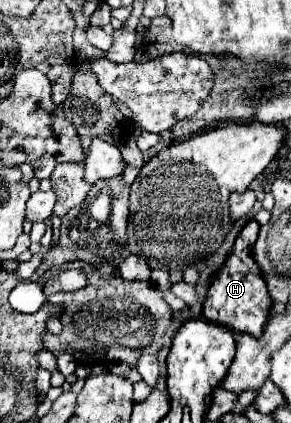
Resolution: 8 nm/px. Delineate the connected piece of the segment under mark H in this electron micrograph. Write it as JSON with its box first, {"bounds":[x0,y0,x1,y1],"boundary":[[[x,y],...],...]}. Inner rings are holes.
{"bounds":[202,219,272,337],"boundary":[[[252,219],[248,221],[242,231],[238,233],[226,263],[214,273],[210,275],[210,287],[204,299],[204,309],[202,315],[218,325],[224,325],[232,331],[240,331],[240,333],[252,333],[254,337],[260,337],[264,331],[264,325],[268,321],[268,313],[272,307],[272,299],[268,295],[266,283],[262,279],[262,273],[252,257],[252,247],[256,241],[260,225]]]}

